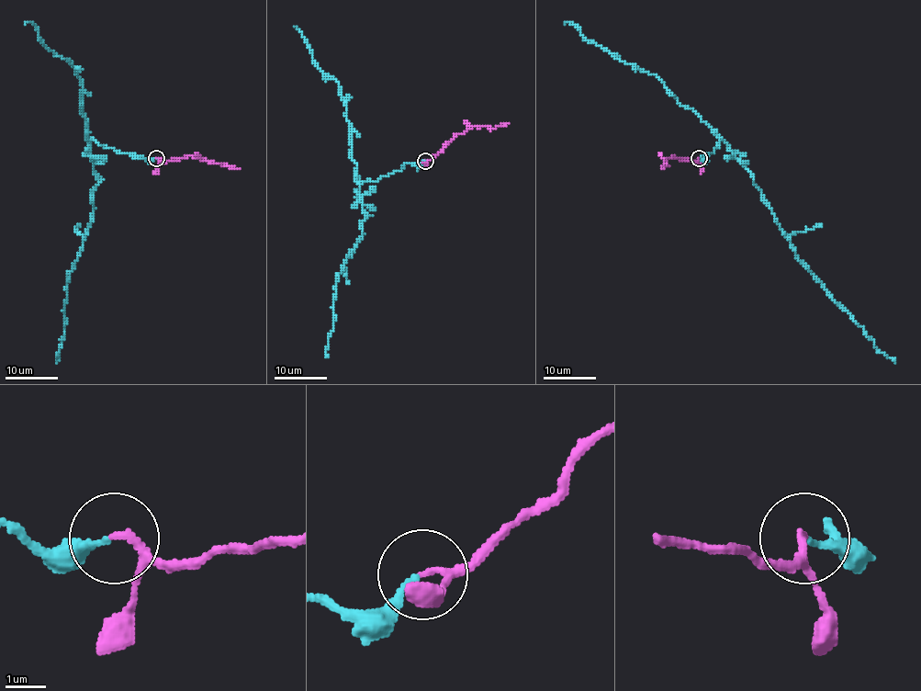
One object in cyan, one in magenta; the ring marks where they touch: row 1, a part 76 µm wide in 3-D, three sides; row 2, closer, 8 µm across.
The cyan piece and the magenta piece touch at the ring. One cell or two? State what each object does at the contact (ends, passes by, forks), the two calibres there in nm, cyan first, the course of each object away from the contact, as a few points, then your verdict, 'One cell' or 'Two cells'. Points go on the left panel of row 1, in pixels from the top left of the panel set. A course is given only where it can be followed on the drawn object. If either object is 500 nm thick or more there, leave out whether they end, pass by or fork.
At the ring cyan ends. At the ring magenta passes by. Thickness 160 nm (cyan) against 120 nm. Course of cyan: (155, 159), (92, 139), (88, 144), (97, 185), (91, 193), (92, 220), (69, 274), (57, 362). Course of magenta: (156, 159), (163, 162), (189, 156), (200, 157), (239, 169). One cell

